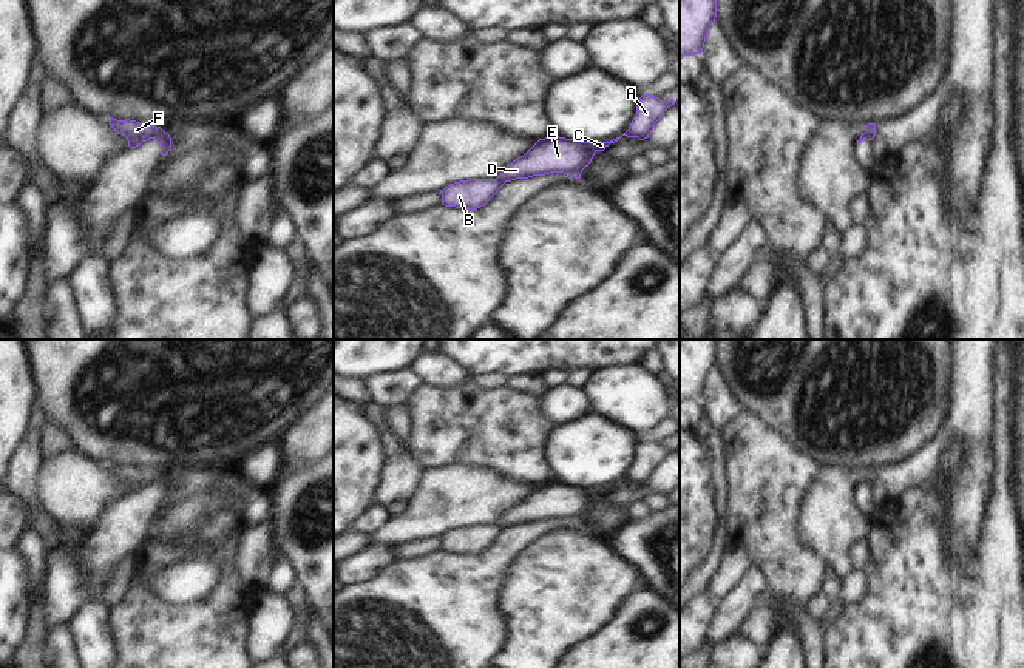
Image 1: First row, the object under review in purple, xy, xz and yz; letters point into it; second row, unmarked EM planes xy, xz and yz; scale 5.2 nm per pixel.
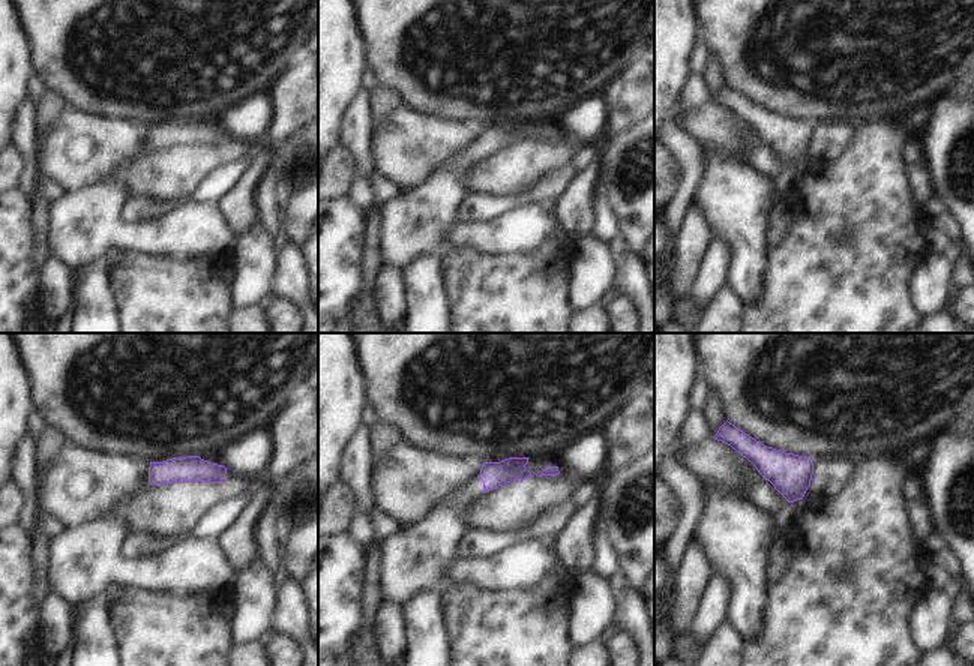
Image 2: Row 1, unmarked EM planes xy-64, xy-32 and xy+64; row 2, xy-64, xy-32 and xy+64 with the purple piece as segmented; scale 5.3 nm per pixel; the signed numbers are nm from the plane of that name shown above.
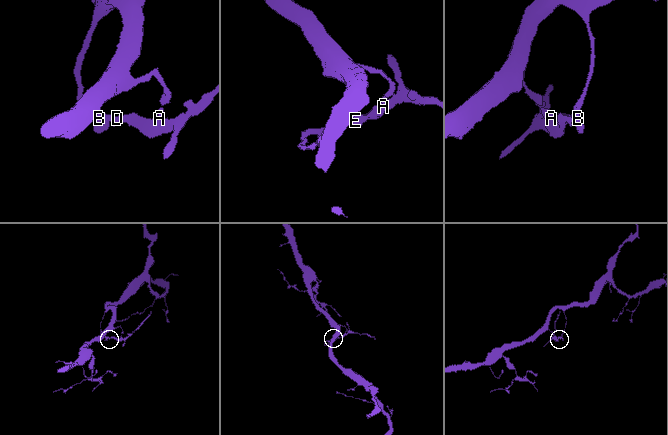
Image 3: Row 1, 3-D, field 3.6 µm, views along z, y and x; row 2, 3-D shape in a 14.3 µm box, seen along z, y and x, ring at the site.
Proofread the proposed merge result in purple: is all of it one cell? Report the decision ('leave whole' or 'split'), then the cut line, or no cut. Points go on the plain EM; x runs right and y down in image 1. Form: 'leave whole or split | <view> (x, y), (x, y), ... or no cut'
split | xy (156, 474), (150, 483)

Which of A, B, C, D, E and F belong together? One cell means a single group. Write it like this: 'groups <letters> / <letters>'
groups A C D E / B F

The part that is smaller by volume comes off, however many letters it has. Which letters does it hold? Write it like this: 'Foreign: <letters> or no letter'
Foreign: A, C, D, E

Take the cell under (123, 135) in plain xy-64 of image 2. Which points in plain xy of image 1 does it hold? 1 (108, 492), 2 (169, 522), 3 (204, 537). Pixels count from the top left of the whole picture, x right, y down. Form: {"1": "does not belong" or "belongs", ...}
{"1": "belongs", "2": "belongs", "3": "does not belong"}

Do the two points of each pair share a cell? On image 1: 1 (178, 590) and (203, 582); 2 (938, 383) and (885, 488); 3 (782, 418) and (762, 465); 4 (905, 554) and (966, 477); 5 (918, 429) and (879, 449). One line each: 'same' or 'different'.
1: same
2: different
3: different
4: different
5: same

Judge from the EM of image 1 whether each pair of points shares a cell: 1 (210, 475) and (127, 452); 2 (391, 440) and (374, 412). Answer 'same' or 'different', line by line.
1: different
2: same

